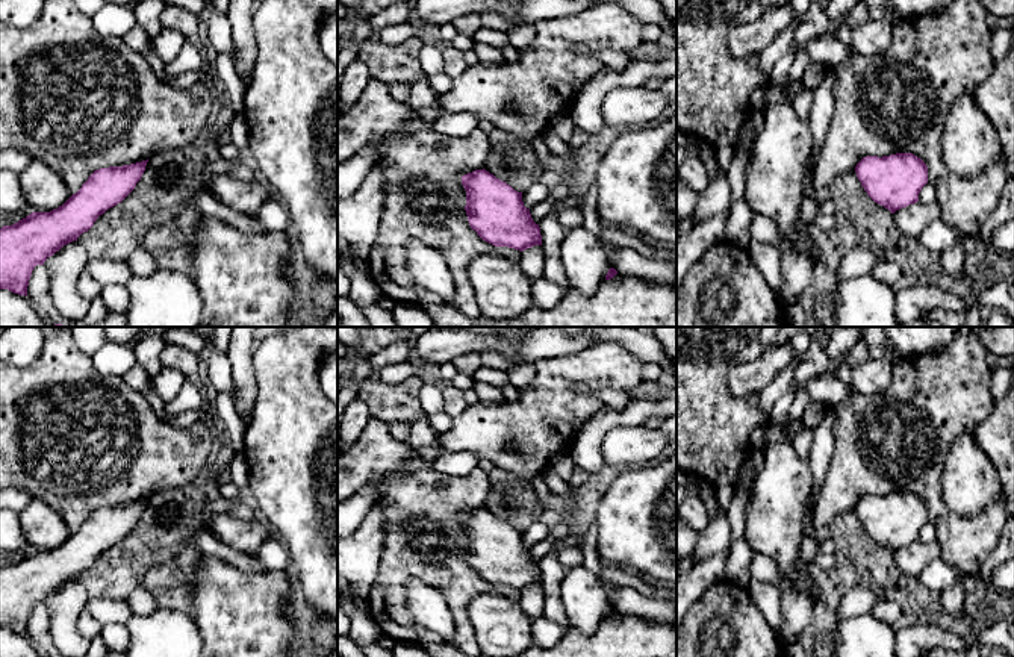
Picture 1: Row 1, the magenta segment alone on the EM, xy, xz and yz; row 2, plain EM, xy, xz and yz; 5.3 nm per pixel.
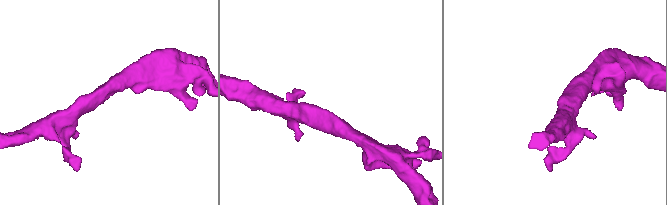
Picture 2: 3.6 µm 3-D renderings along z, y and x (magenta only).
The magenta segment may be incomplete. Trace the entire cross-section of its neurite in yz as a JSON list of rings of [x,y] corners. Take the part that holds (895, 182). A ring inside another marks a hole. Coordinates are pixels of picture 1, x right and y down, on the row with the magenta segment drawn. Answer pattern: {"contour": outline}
{"contour": [[[913,153],[866,156],[855,173],[867,195],[891,213],[917,203],[928,183],[928,167]]]}

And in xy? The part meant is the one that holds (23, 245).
{"contour": [[[148,159],[130,165],[95,170],[82,188],[58,209],[32,212],[12,226],[3,226],[0,229],[0,289],[27,297],[33,268],[44,265],[64,245],[77,241],[82,233],[94,226],[100,215],[121,203],[141,180],[147,162]]]}

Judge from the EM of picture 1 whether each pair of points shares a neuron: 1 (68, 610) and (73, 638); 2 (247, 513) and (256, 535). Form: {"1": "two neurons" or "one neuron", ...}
{"1": "one neuron", "2": "two neurons"}

